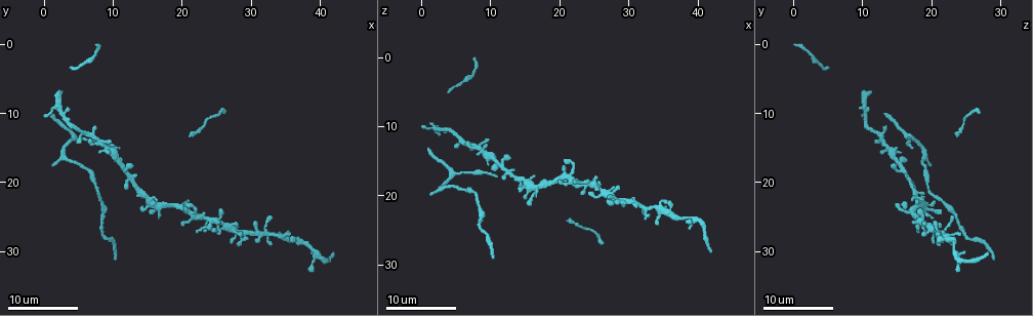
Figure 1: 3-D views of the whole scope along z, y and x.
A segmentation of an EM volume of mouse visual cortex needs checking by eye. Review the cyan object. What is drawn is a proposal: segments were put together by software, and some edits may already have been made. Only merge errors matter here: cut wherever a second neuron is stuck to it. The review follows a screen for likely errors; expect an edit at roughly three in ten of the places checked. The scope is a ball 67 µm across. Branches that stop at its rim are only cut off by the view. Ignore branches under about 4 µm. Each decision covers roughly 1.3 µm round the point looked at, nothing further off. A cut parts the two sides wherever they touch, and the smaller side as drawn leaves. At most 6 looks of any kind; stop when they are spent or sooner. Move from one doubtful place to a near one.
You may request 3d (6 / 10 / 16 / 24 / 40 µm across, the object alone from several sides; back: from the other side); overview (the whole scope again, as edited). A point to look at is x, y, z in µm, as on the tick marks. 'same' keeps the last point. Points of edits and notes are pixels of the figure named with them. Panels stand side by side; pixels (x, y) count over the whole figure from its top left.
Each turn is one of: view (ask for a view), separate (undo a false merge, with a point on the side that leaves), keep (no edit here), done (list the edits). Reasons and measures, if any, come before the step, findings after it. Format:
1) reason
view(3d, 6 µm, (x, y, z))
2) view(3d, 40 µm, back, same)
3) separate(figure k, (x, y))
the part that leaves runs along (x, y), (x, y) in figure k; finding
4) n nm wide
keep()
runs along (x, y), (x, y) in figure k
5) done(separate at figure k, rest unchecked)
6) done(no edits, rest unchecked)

view(3d, 10 µm, (9.5, 15.5, 15.0))

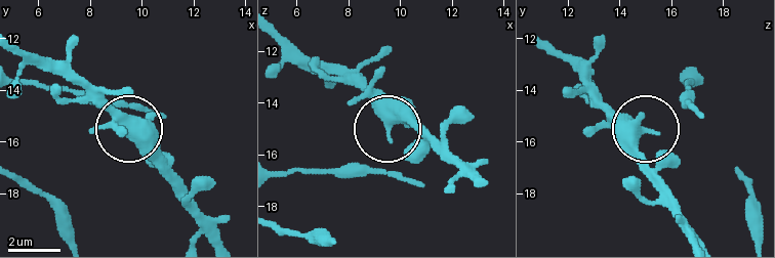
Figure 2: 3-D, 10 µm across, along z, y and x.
keep()
runs along (217, 231), (177, 174), (81, 84) in figure 2; all the same neuron

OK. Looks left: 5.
three-way junction
view(3d, 10 µm, (12.5, 20.0, 17.0))

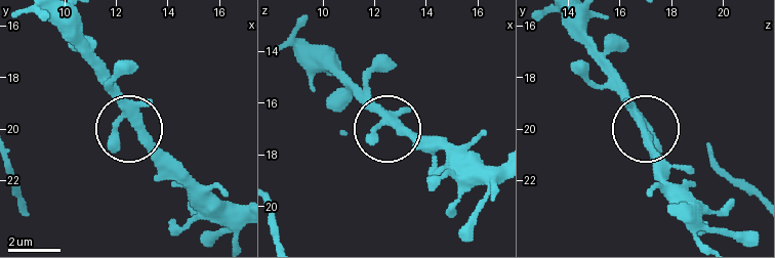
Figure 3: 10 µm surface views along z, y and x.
side arm 40 µm
keep()
runs along (139, 120), (139, 137), (177, 175) in figure 3; one neuron here

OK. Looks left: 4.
thin neck
view(3d, 16 µm, (25.5, 26.0, 18.5))

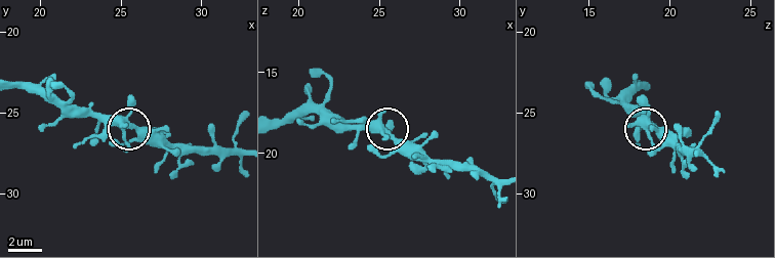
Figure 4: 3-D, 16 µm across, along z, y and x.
keep()
continuous, no second neuron

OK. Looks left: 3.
done(no edits, rest unchecked)

